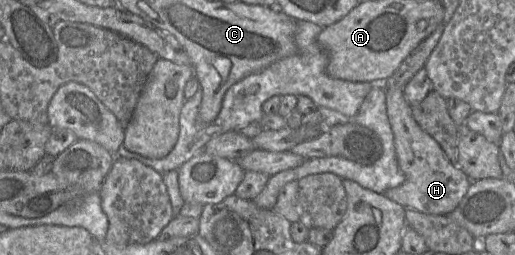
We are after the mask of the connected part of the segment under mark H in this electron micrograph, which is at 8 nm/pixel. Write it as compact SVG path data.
M386 86L385 98L397 162L405 175L405 181L395 188L387 189L383 195L405 208L413 208L426 214L446 215L452 212L470 187L468 177L446 158L438 142L417 124L402 88Z

